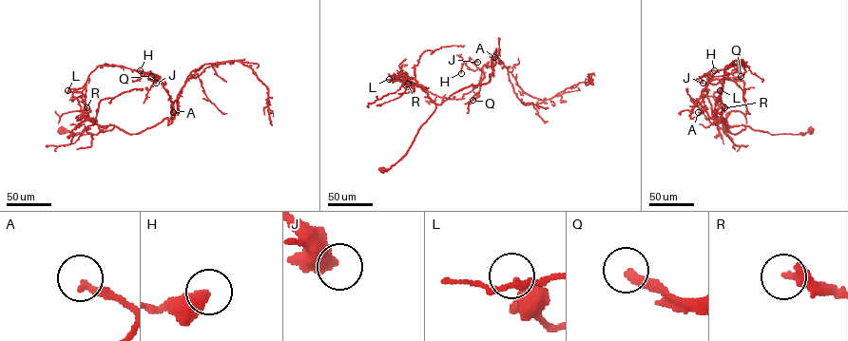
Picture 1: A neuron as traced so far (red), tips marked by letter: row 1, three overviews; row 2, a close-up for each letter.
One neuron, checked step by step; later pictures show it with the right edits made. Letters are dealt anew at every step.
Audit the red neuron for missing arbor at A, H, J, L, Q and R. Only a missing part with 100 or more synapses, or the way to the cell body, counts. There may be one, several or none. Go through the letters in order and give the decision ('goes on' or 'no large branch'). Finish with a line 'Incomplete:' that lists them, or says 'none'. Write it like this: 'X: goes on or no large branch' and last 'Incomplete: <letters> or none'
A: no large branch
H: no large branch
J: no large branch
L: no large branch
Q: goes on
R: no large branch
Incomplete: Q

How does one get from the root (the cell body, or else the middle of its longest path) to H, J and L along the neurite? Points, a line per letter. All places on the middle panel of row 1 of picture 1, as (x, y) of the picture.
H: (383, 170), (405, 154), (436, 104), (488, 83), (494, 70), (485, 65), (473, 70), (464, 63), (461, 73)
J: (383, 170), (405, 154), (436, 104), (463, 88), (489, 82), (491, 66), (473, 70), (466, 64), (477, 62)
L: (383, 170), (405, 154), (435, 108), (415, 81), (408, 77), (407, 81), (406, 72), (389, 79)

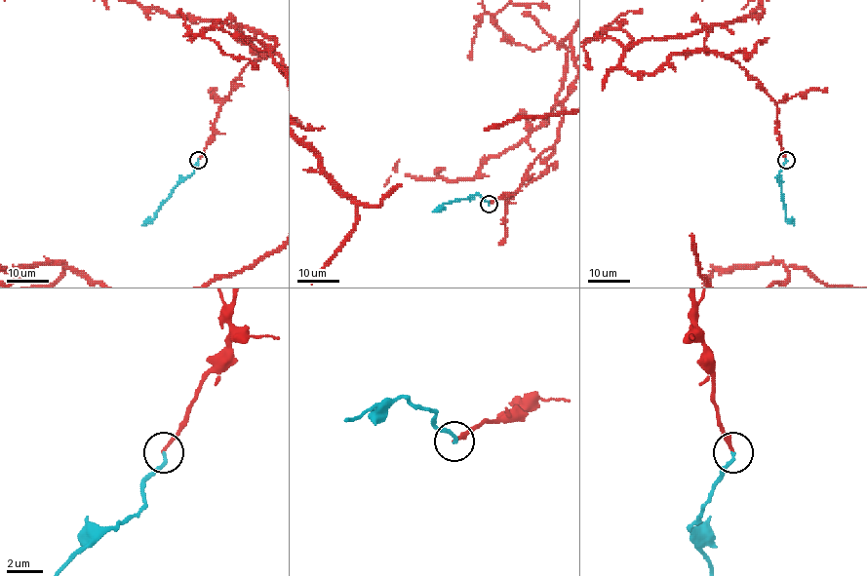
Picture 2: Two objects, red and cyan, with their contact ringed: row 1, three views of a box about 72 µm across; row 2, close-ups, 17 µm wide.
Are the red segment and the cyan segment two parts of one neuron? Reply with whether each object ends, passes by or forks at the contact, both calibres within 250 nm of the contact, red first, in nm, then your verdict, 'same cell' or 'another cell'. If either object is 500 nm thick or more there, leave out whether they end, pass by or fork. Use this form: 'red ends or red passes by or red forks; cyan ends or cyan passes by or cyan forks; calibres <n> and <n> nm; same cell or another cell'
red ends; cyan ends; calibres 180 and 190 nm; same cell

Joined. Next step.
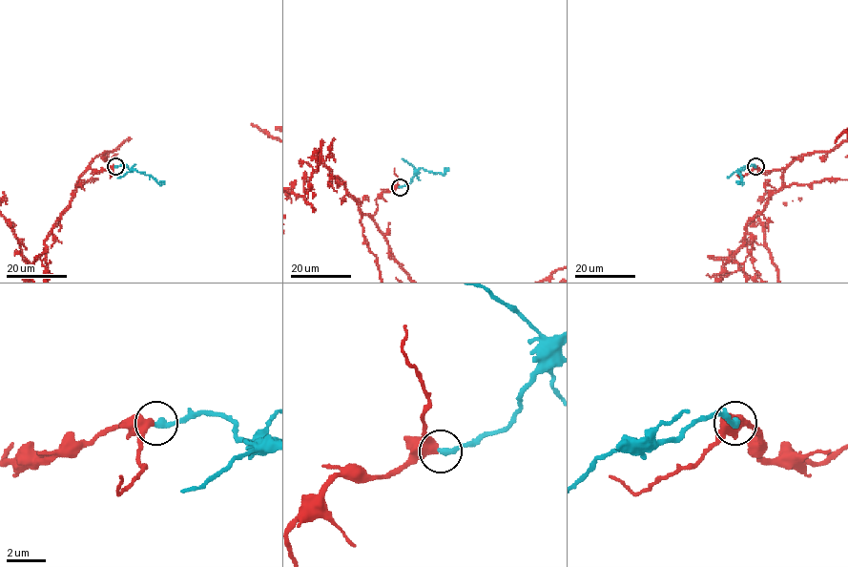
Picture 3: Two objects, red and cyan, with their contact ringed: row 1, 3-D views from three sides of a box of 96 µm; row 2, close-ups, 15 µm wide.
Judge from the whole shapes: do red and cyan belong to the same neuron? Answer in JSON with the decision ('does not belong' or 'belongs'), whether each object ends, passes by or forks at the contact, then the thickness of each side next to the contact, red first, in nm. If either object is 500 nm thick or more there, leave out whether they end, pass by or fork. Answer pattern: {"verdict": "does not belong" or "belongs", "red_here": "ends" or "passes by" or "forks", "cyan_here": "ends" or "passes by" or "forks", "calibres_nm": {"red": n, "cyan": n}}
{"verdict": "belongs", "calibres_nm": {"red": 550, "cyan": 320}}

